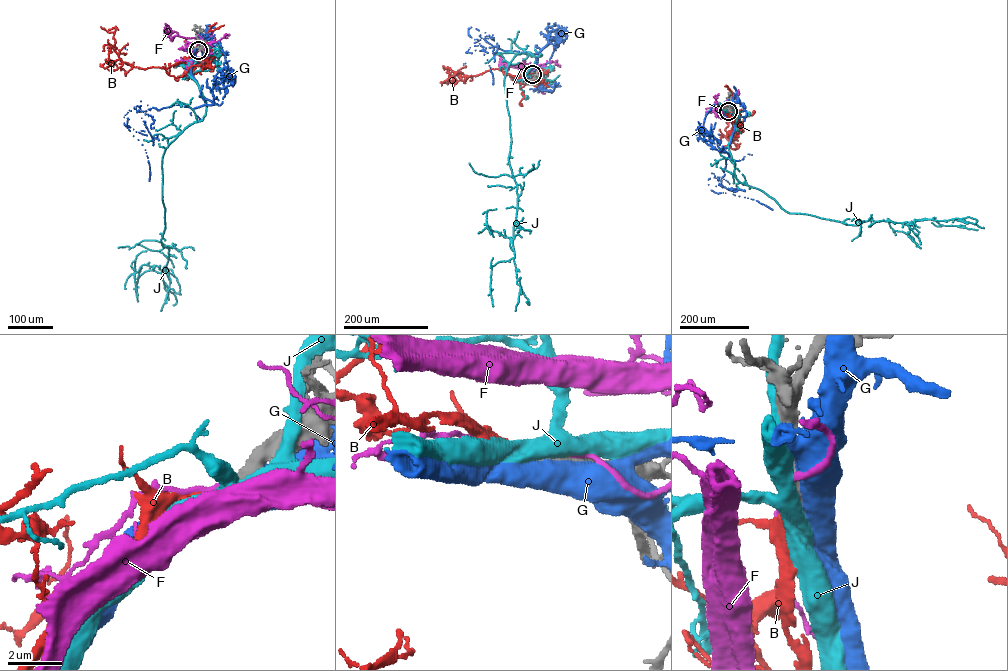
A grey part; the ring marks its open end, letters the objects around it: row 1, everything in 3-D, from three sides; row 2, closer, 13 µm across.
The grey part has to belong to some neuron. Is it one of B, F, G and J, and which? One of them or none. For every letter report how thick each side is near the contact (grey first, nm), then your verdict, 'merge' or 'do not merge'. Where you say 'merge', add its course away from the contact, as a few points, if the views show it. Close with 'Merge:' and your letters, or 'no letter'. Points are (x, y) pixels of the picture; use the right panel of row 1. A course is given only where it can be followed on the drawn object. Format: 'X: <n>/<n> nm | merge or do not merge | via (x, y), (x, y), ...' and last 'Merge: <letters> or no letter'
B: 380/200 nm | merge | via (728, 111), (732, 119), (740, 124), (753, 111)
F: 420/220 nm | do not merge
G: 400/750 nm | do not merge
J: 360/500 nm | do not merge
Merge: B

